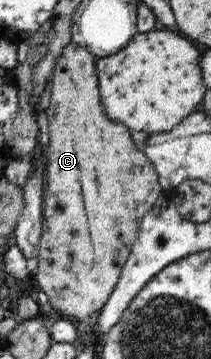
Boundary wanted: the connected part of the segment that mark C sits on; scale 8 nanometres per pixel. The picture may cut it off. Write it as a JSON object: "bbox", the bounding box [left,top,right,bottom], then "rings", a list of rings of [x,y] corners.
{"bbox":[32,41,165,322],"rings":[[[71,41],[63,50],[52,74],[52,92],[48,115],[50,140],[45,150],[47,188],[38,269],[32,276],[48,297],[48,302],[63,318],[88,322],[90,316],[100,313],[115,290],[123,265],[127,262],[133,243],[137,240],[140,222],[155,204],[157,196],[165,192],[159,184],[157,171],[144,151],[133,145],[130,130],[105,116],[95,75],[97,57]]]}

